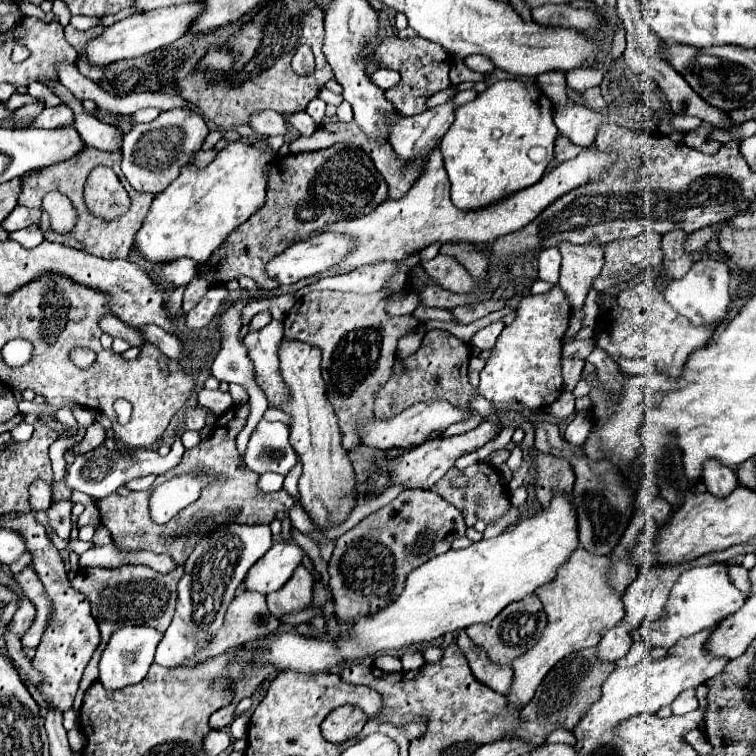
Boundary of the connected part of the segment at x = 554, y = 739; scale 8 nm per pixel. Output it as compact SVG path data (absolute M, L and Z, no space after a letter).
M556 729L556 731L552 731L552 733L546 737L546 743L568 743L568 745L574 746L574 737L572 737L570 731Z

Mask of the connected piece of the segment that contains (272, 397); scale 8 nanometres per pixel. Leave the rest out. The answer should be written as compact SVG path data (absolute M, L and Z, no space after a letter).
M272 321L260 331L250 331L244 337L244 347L254 365L254 381L264 391L270 407L280 409L290 401L290 393L280 375L278 347L282 341L282 323Z

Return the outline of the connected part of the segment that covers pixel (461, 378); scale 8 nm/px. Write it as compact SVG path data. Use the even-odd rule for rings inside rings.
M428 331L420 349L414 355L400 359L404 373L398 375L392 371L388 383L380 387L380 391L376 393L374 415L378 419L390 419L422 399L446 399L454 407L462 411L470 411L470 399L478 395L478 389L474 387L470 389L468 375L466 375L468 361L470 361L470 351L466 343L462 343L460 339L456 339L446 331Z

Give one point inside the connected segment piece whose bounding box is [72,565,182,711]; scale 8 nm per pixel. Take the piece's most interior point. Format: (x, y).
(131, 595)

